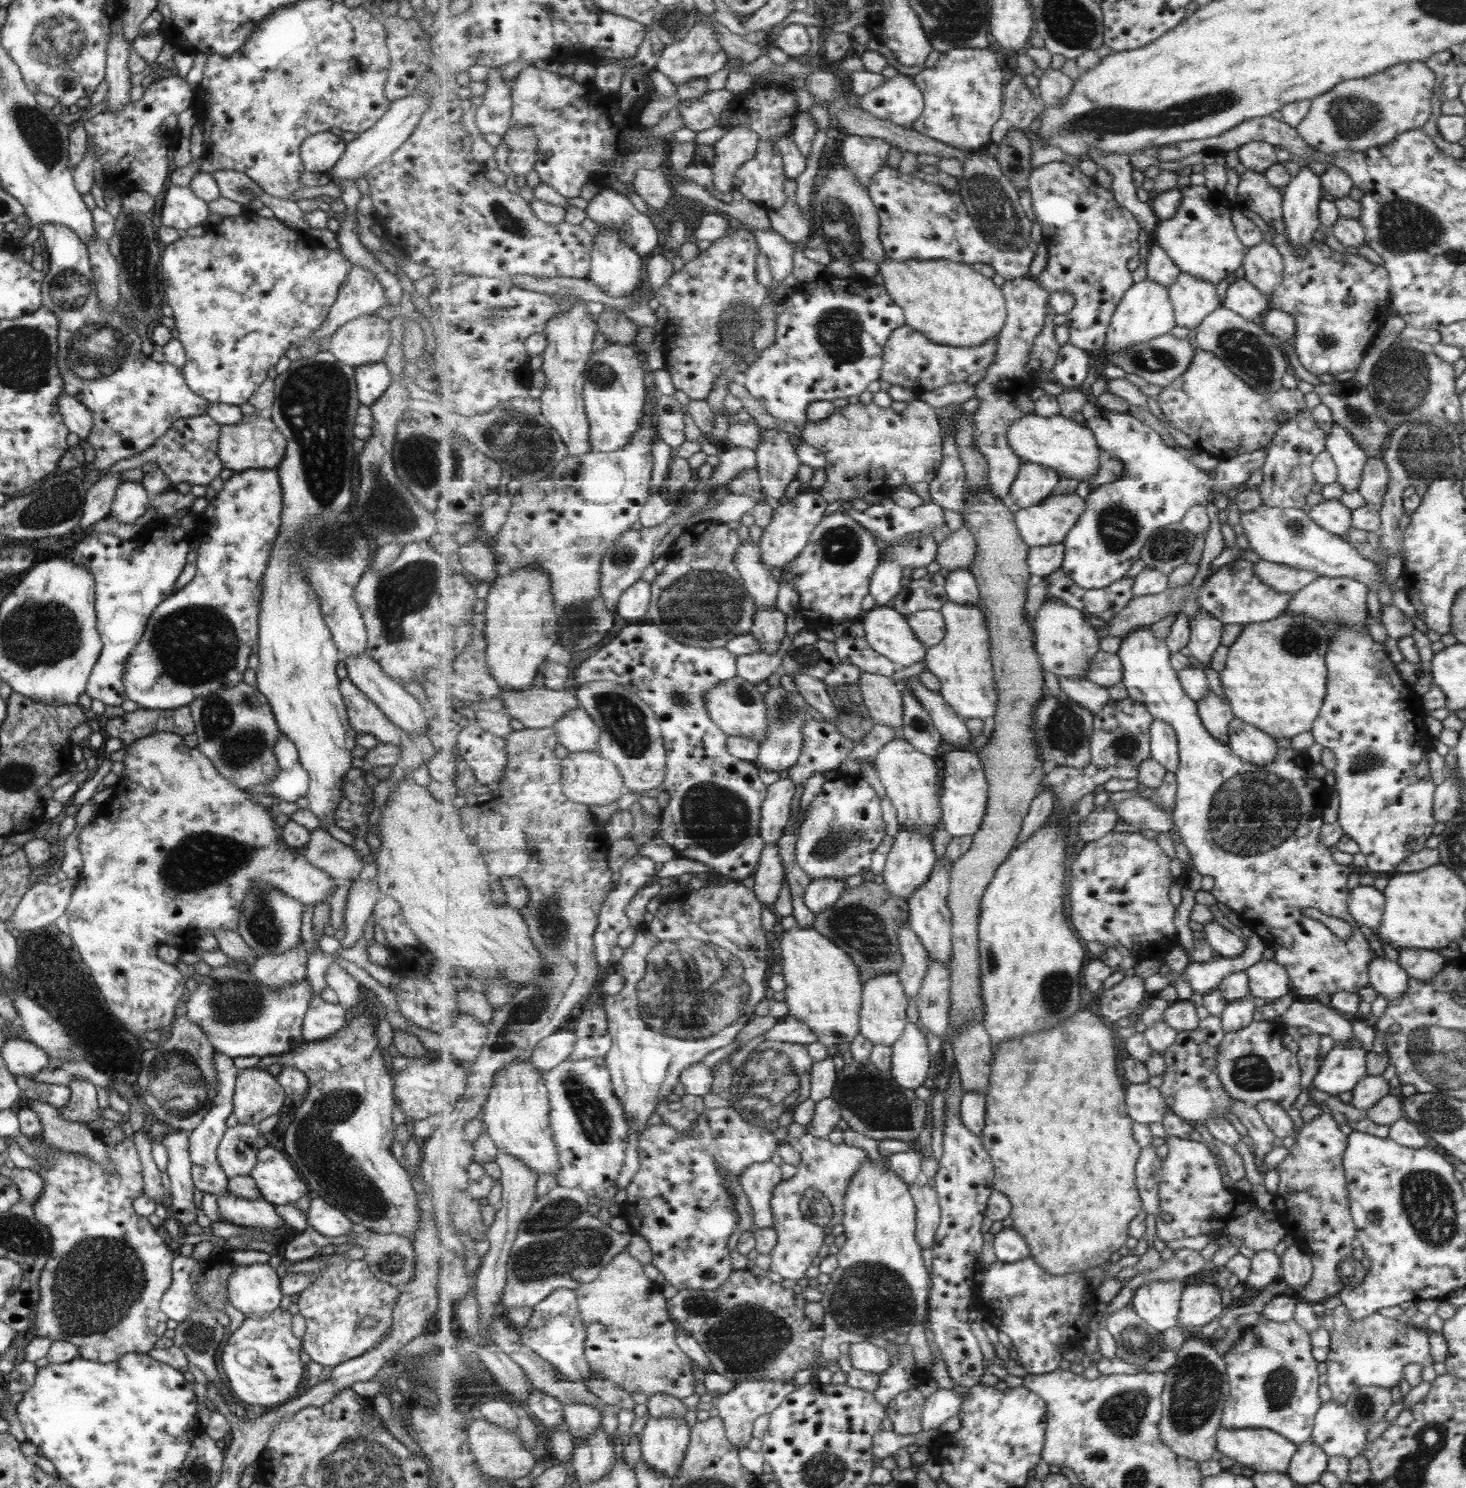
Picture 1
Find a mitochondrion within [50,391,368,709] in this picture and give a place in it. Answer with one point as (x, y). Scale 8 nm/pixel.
(199, 644)

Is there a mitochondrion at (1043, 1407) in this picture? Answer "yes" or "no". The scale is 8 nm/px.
no

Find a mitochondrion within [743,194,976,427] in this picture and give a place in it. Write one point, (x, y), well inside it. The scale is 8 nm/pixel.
(840, 332)

